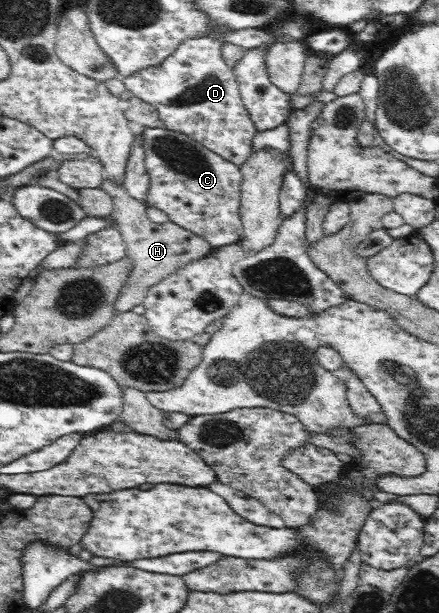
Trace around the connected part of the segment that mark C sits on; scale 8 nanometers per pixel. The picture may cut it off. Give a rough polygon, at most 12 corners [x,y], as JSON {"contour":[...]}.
{"contour":[[141,130],[147,208],[236,246],[242,174],[186,134]]}

